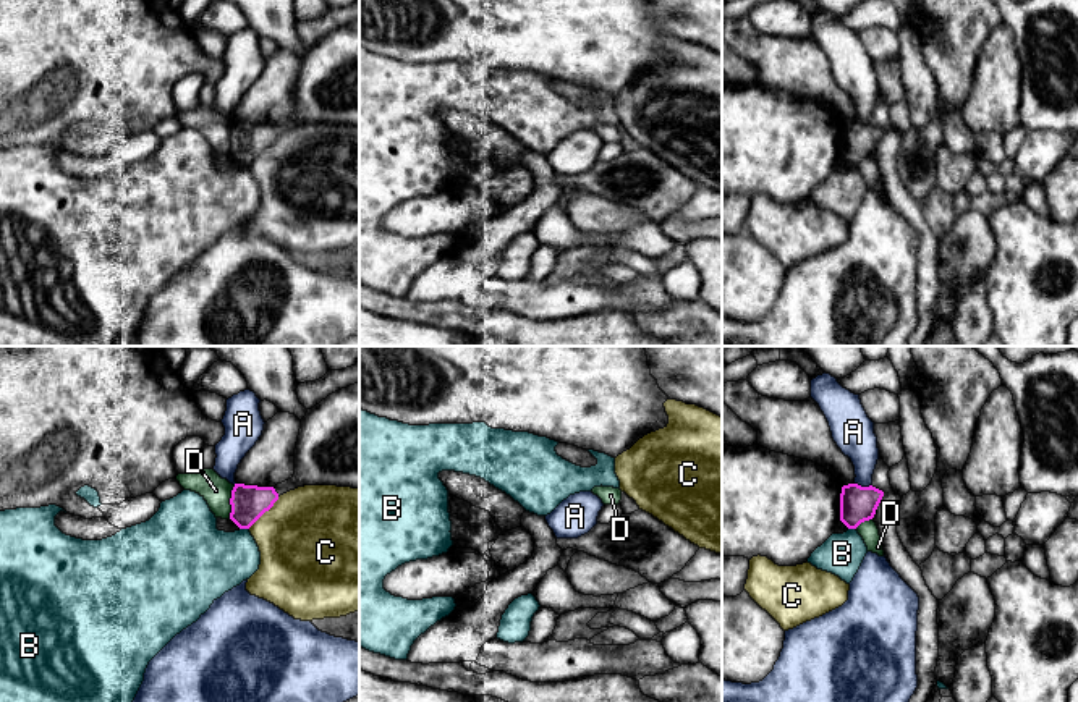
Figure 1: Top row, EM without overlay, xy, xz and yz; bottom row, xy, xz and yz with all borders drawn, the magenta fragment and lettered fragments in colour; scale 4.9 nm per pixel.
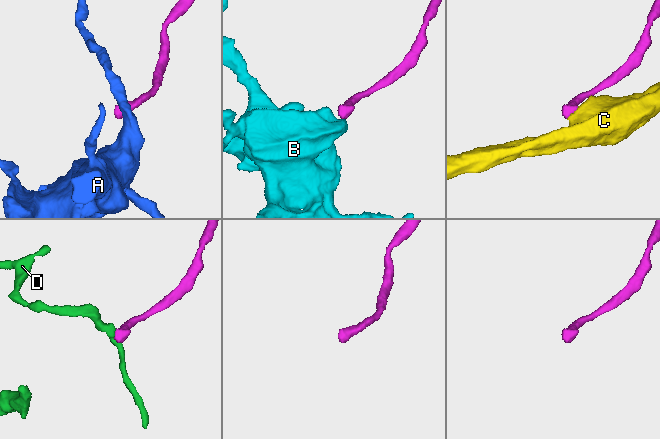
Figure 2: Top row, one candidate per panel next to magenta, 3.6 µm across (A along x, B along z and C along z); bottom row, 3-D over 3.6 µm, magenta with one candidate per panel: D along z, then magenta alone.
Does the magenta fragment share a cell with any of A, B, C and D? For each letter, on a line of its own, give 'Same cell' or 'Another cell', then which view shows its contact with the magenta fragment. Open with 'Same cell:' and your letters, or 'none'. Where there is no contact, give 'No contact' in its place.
Same cell: none
A: Another cell. Touches magenta in yz
B: Another cell. Touches magenta in xy
C: Another cell. Touches magenta in xy
D: Another cell. Touches magenta in xy

